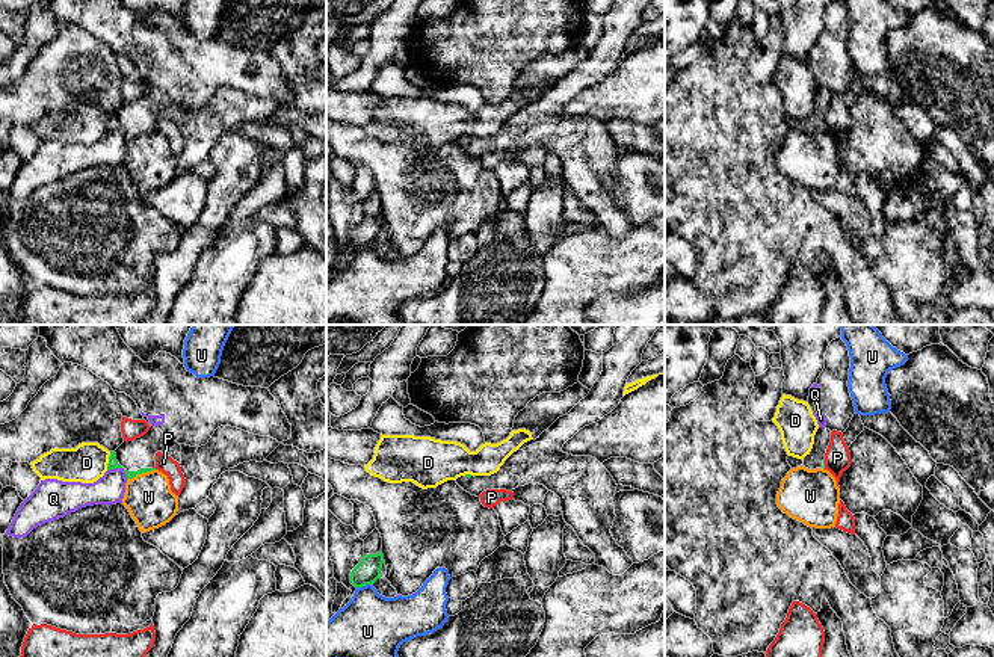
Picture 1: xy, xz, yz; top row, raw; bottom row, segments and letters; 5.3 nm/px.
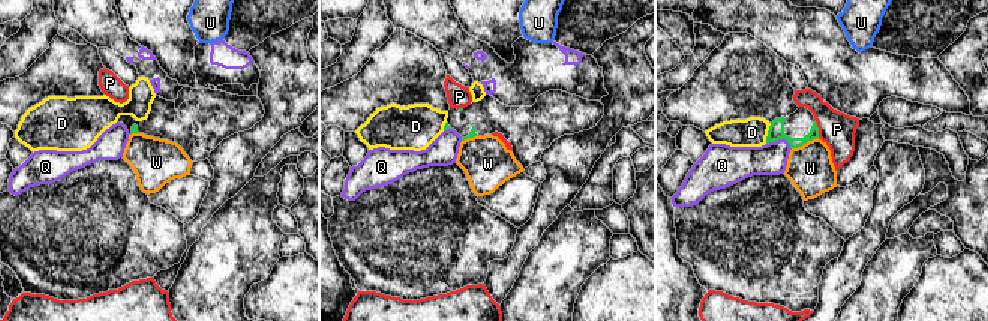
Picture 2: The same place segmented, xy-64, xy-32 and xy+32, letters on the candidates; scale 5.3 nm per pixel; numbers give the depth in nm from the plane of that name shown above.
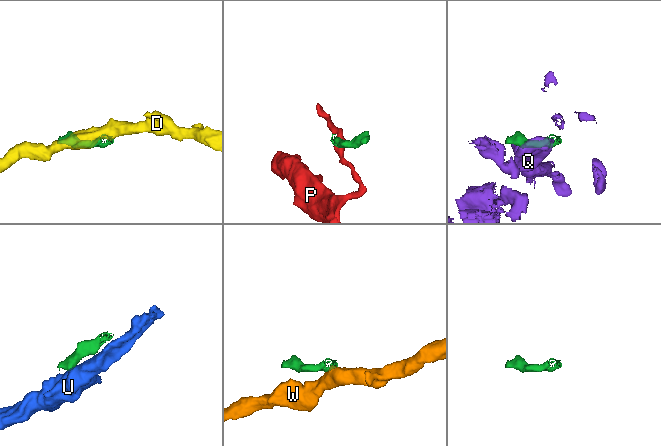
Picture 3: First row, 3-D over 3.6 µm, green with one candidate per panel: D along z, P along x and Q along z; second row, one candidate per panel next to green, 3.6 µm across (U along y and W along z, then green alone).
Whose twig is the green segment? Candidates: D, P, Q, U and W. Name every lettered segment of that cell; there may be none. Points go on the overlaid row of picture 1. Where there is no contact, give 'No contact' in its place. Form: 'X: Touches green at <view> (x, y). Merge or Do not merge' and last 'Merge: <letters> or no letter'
D: Touches green at xy (109, 461). Do not merge
P: Touches green at yz (824, 464). Do not merge
Q: Touches green at xy (120, 467). Do not merge
U: Touches green at xz (364, 585). Do not merge
W: Touches green at xy (141, 473). Do not merge
Merge: no letter

